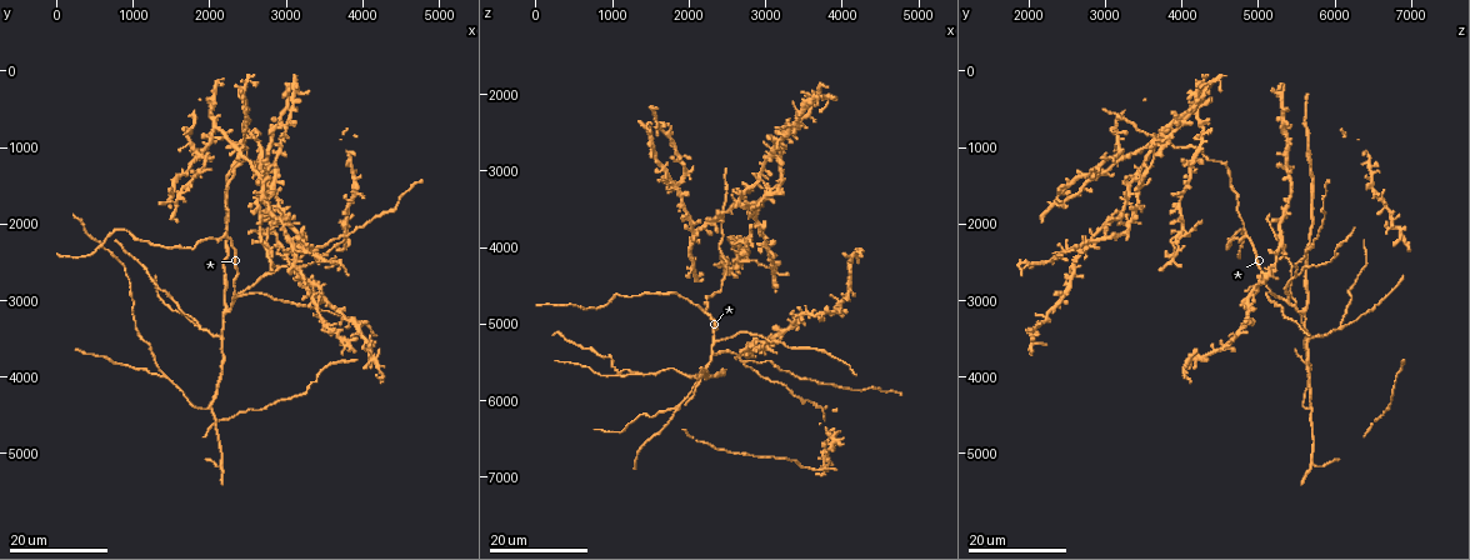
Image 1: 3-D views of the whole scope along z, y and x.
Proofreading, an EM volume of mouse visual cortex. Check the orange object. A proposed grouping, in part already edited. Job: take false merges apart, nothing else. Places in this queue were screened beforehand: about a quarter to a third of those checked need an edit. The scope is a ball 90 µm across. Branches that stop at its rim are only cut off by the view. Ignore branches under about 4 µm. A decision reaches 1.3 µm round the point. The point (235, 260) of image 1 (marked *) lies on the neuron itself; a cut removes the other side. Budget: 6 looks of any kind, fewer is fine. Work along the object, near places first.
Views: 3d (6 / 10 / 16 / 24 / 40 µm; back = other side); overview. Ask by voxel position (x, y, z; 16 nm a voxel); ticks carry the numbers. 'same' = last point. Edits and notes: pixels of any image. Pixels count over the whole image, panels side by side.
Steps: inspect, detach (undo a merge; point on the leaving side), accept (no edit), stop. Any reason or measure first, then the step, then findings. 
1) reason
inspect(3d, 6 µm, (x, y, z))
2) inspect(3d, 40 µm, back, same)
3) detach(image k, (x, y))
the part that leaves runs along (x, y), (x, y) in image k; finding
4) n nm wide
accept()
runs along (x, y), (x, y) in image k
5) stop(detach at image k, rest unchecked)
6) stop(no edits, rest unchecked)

inspect(3d, 24 µm, (2750, 2650, 5500))

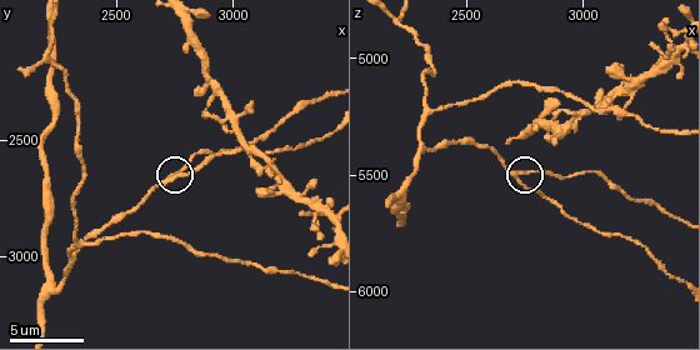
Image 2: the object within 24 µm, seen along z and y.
inspect(3d, 10 µm, same)

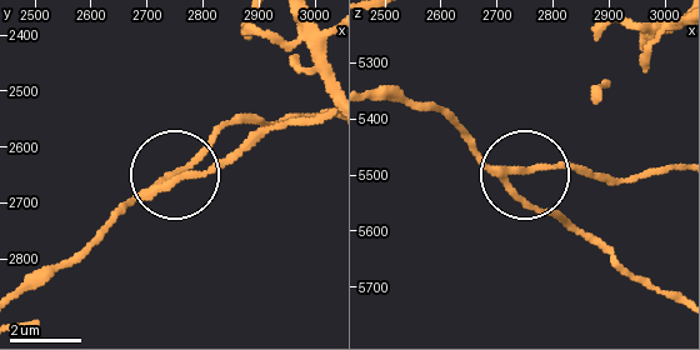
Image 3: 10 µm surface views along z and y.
3 arms
accept()
one neuron here

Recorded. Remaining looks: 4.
a fork
inspect(3d, 16 µm, (1850, 3300, 6100))

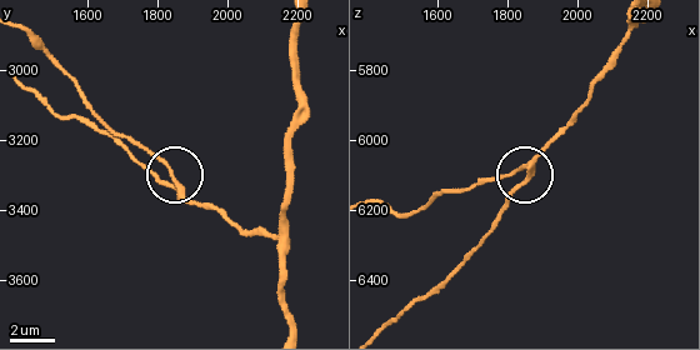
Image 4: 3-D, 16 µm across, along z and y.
closer look
inspect(3d, 6 µm, (1860, 3340, 6080))

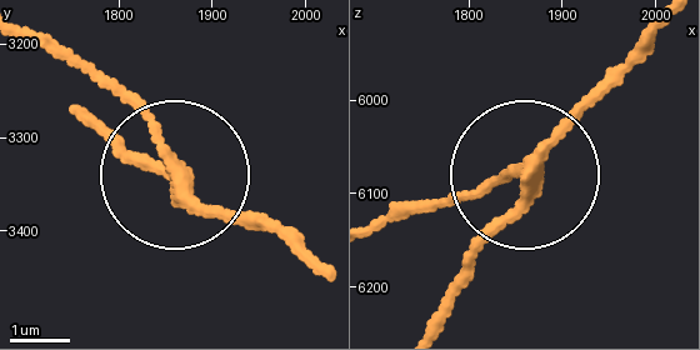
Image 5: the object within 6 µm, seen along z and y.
240 nm wide
accept()
runs along (313, 270), (79, 120) in image 5; all the same neuron

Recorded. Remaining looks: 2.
three-way junction
inspect(3d, 24 µm, (1400, 4000, 5650))

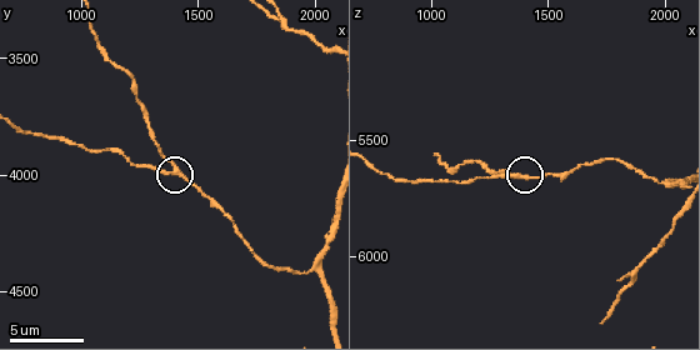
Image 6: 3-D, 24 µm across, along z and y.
inspect(3d, 10 µm, (1410, 3980, 5650))

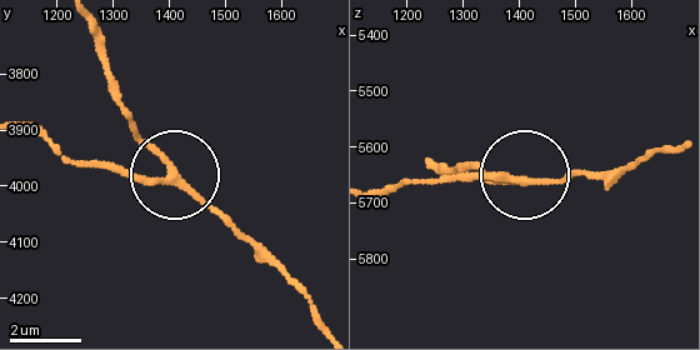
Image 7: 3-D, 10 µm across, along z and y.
180 nm wide
accept()
runs along (321, 321), (259, 250), (178, 181), (83, 169) in image 7; all the same neuron

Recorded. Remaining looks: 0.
stop(no edits, rest unchecked)

